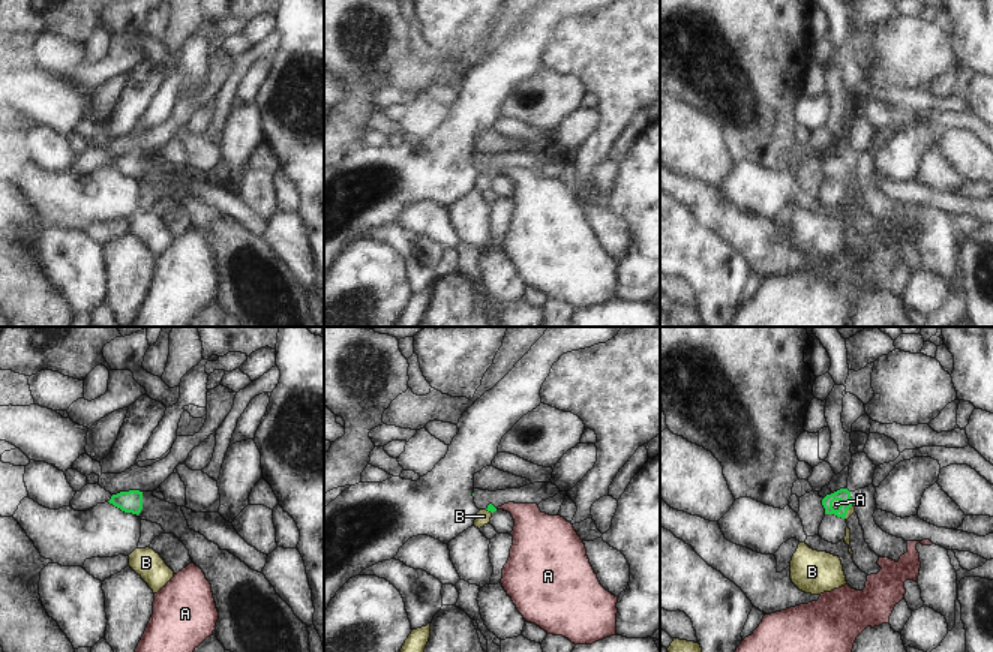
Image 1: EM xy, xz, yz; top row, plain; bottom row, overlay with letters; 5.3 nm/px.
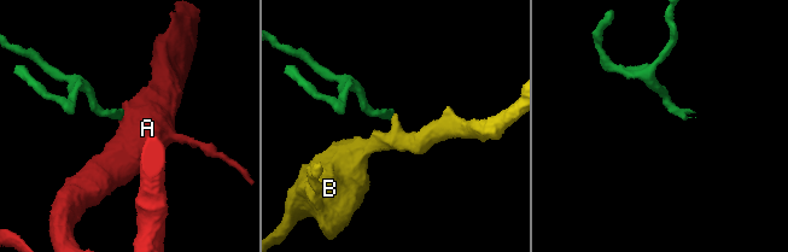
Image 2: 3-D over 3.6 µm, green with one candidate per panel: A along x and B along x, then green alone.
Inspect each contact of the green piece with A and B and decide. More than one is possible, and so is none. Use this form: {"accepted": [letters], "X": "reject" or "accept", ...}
{"accepted": ["A"], "A": "accept", "B": "reject"}

